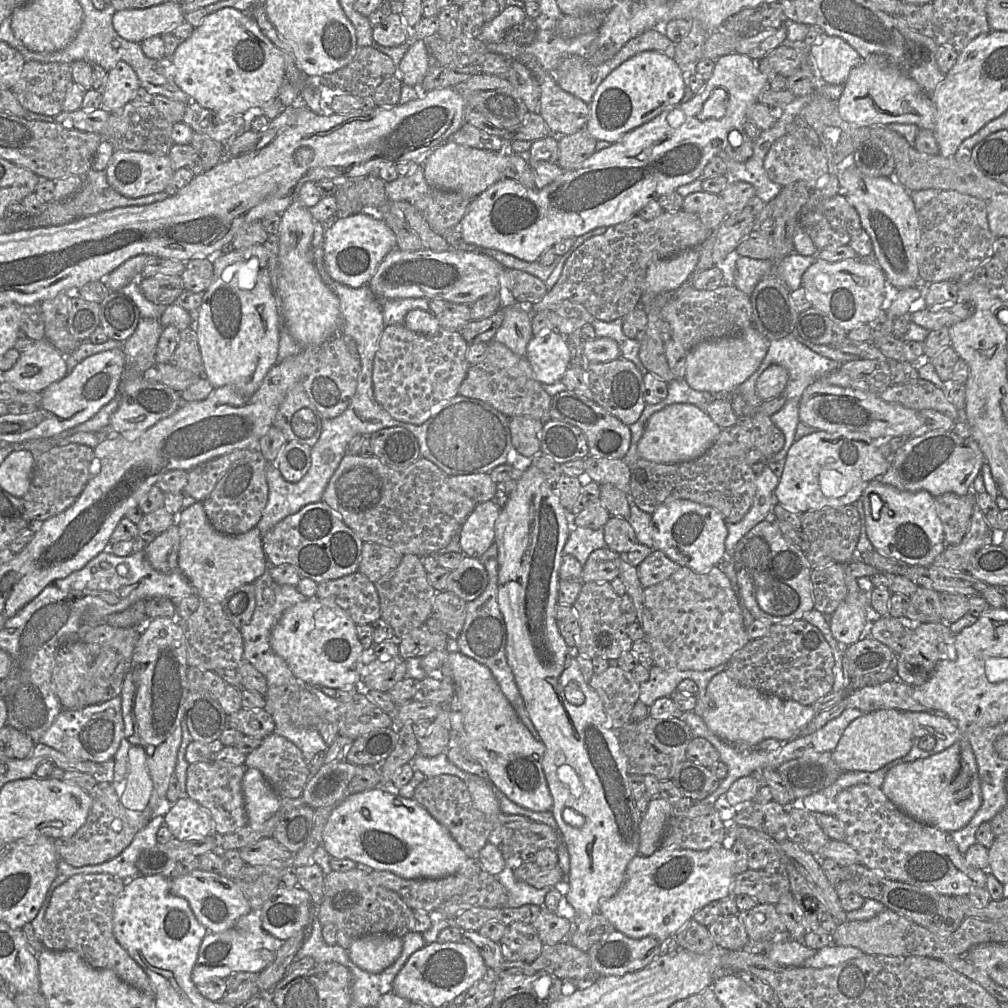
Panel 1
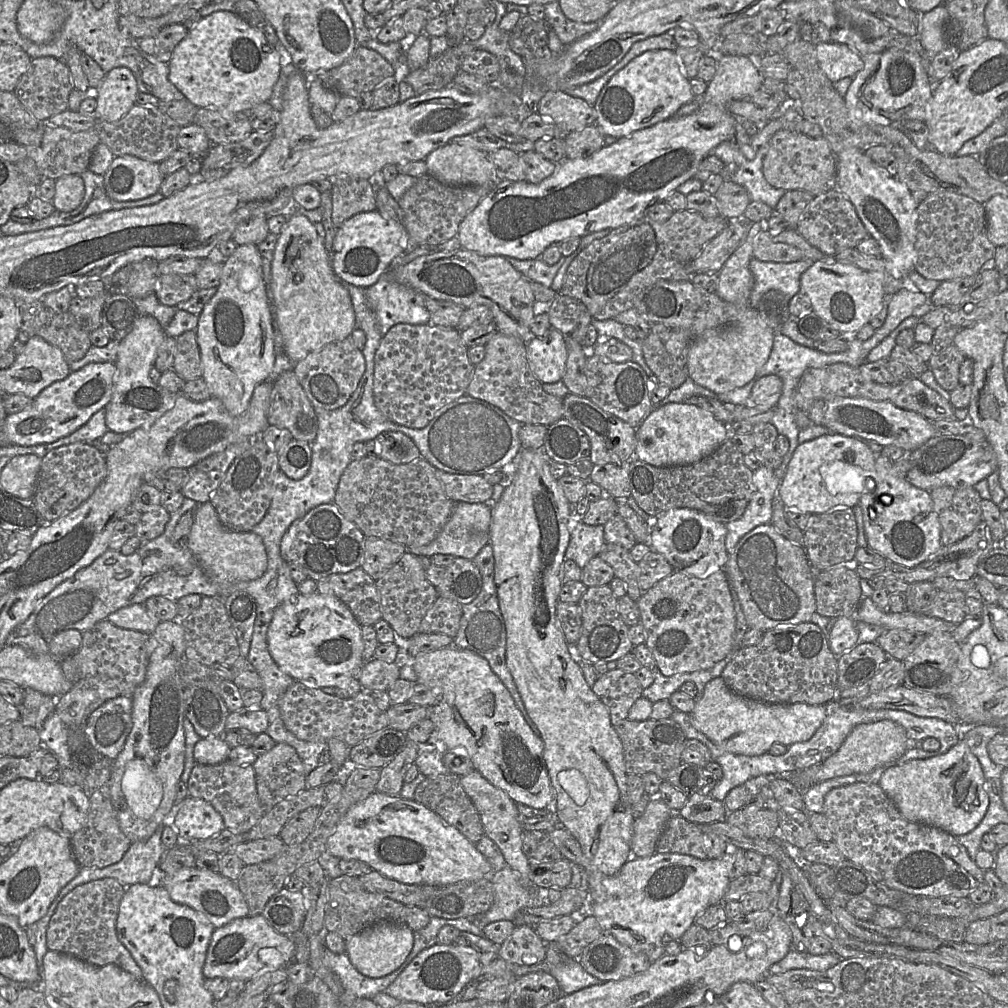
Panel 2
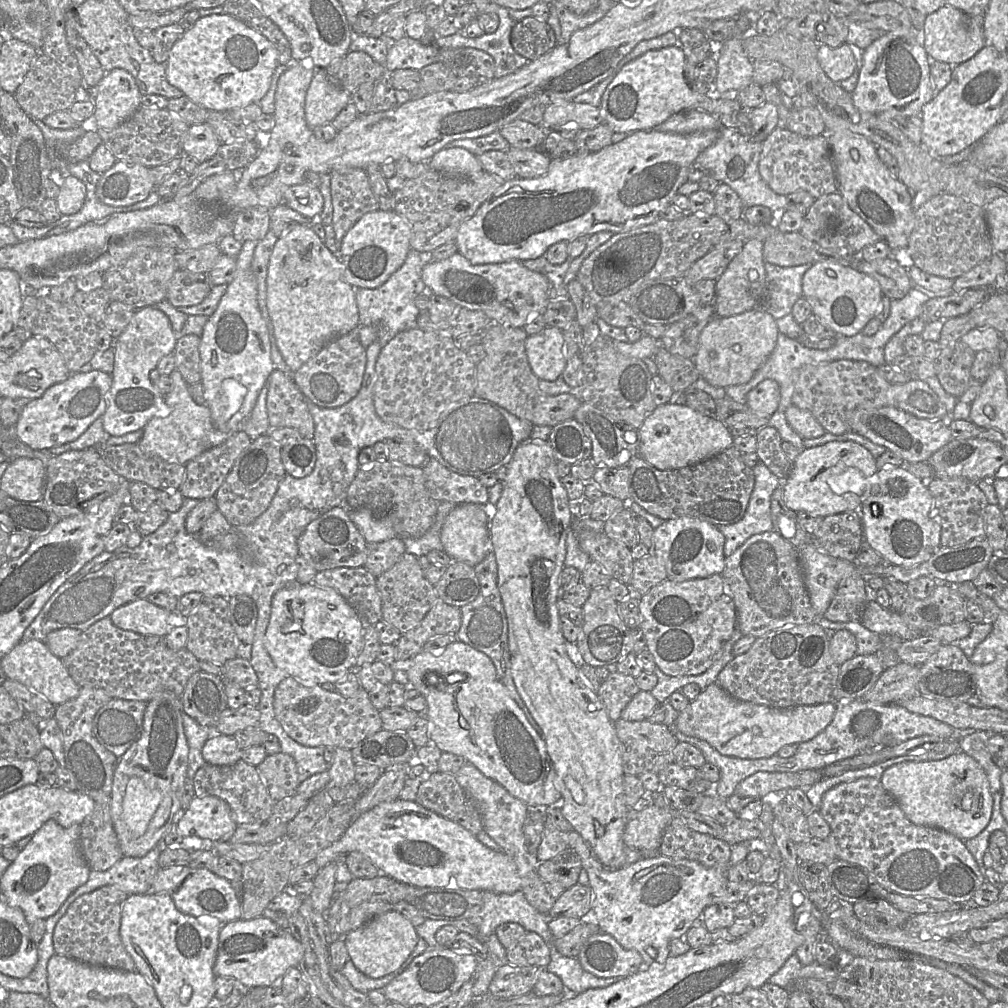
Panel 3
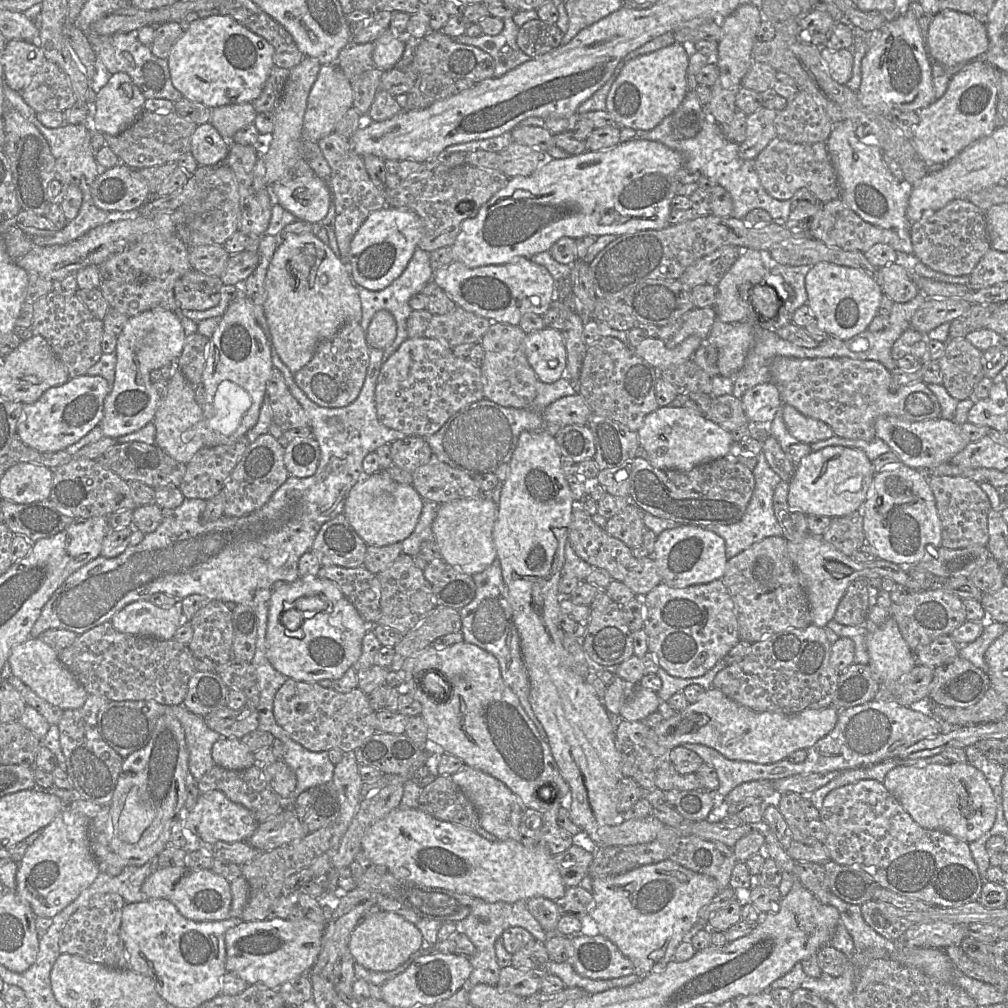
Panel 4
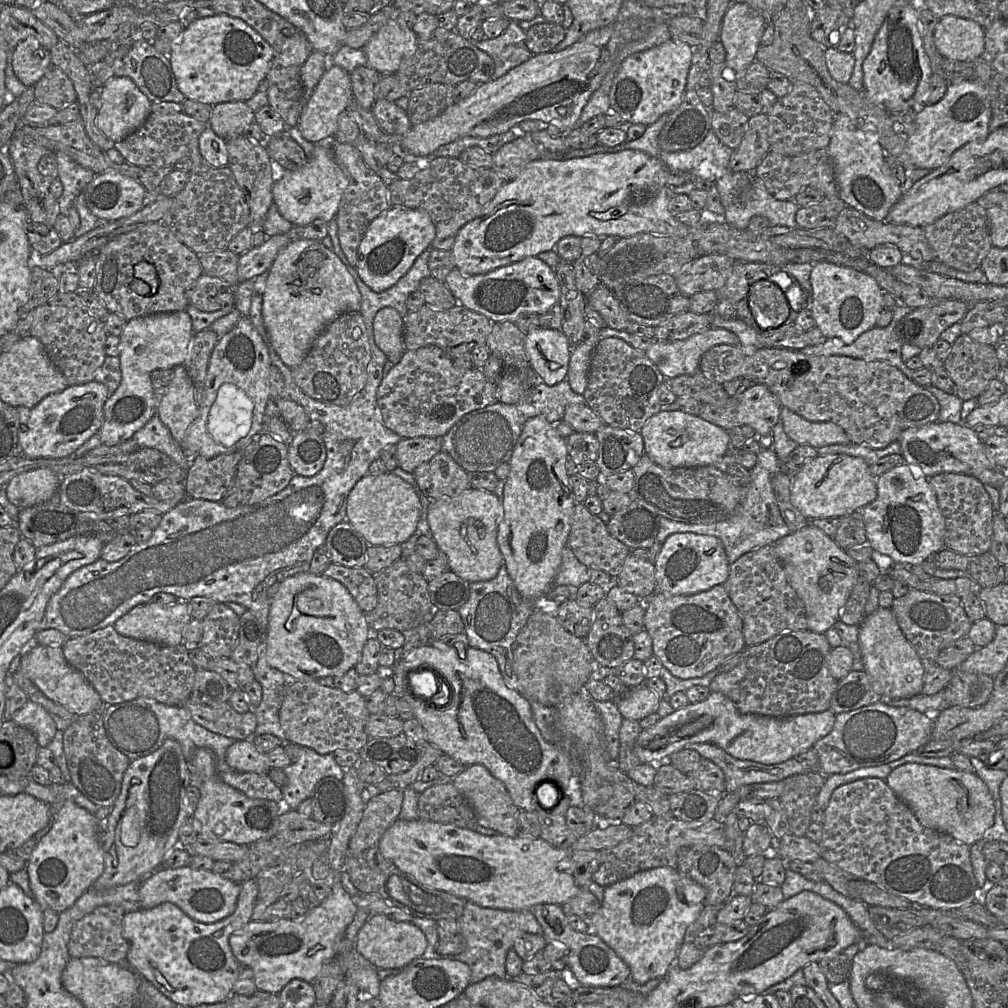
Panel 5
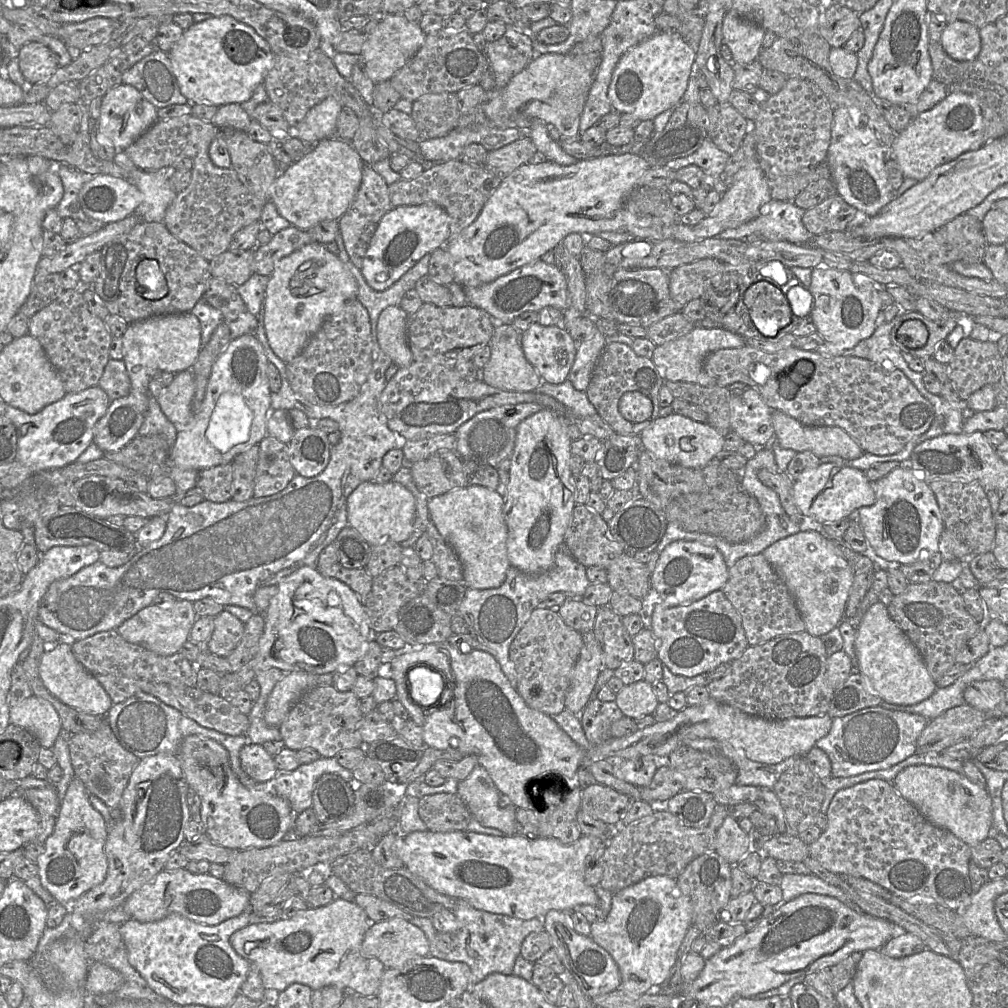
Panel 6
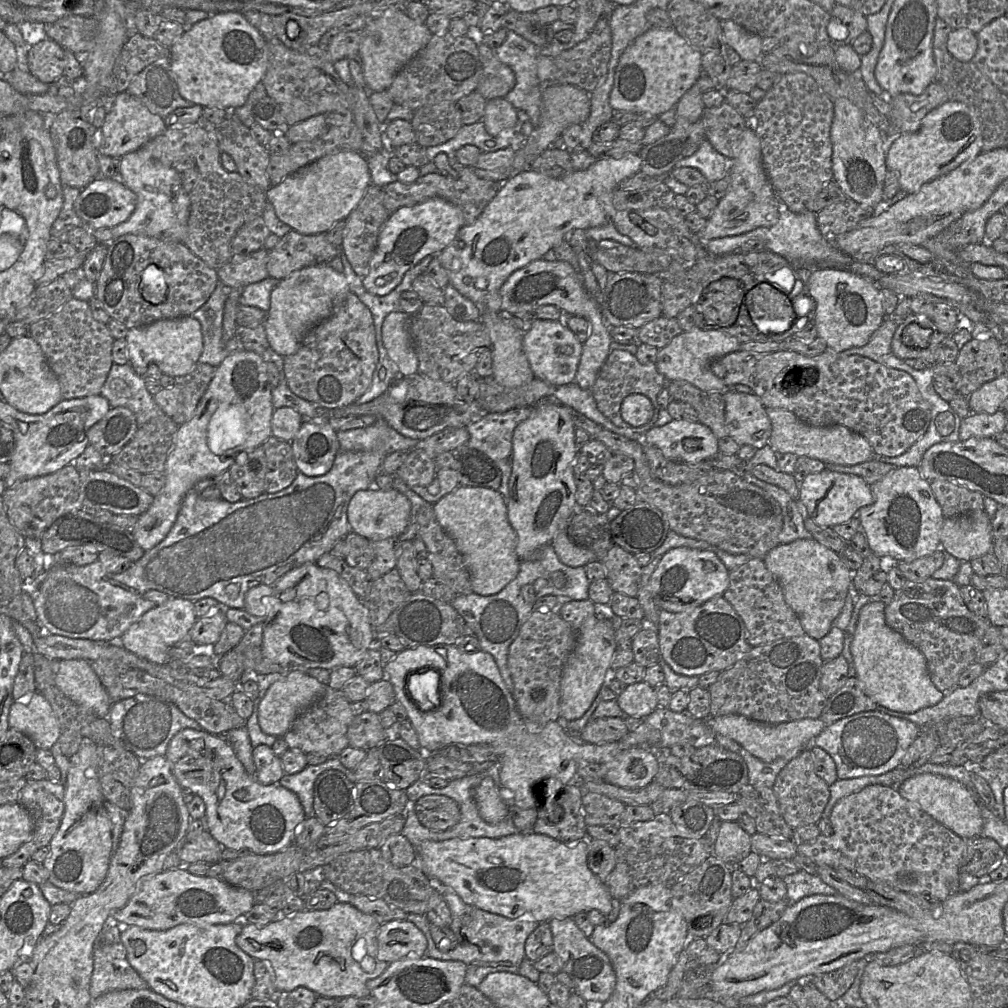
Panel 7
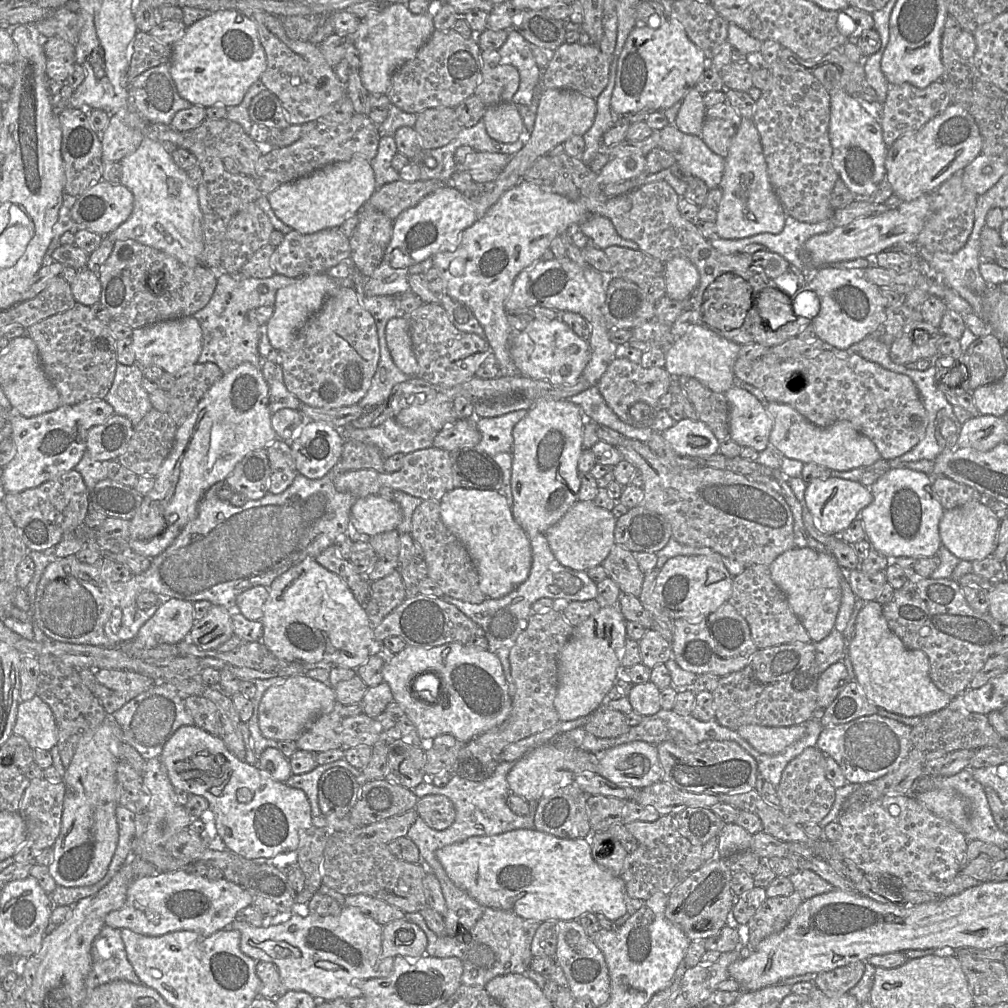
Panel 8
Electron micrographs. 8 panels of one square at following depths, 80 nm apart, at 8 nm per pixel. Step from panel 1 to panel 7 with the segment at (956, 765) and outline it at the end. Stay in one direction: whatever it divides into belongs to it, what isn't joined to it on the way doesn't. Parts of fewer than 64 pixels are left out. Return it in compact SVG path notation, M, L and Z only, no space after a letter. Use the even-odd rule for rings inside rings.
M918 774L904 780L898 787L902 797L916 804L937 822L952 830L965 840L981 835L983 817L978 794L957 780L931 774Z

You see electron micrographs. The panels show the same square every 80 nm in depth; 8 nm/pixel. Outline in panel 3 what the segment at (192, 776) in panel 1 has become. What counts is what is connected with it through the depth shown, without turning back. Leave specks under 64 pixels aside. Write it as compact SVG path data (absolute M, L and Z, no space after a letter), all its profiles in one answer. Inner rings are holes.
M241 759L233 765L206 764L197 770L192 782L196 797L213 795L226 801L238 825L266 821L271 816L276 803L269 795L257 768Z

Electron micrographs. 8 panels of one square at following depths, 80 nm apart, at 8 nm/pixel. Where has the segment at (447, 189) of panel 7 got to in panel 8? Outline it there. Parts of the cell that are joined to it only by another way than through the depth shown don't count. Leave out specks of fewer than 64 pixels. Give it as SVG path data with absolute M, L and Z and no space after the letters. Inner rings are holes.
M439 180L398 181L378 188L368 204L394 221L403 211L416 206L424 197L446 186Z

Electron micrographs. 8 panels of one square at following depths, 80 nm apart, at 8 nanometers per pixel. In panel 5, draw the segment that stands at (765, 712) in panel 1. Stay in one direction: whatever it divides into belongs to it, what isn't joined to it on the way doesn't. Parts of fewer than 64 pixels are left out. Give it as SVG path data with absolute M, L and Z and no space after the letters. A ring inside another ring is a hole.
M710 692L709 696L698 703L688 703L672 714L660 719L655 725L642 729L634 746L634 752L641 763L657 765L687 744L714 744L731 756L741 760L752 760L763 764L777 764L795 758L802 752L813 748L814 744L828 735L835 724L836 714L830 710L787 717L772 717L757 714L743 714L735 704L721 692Z

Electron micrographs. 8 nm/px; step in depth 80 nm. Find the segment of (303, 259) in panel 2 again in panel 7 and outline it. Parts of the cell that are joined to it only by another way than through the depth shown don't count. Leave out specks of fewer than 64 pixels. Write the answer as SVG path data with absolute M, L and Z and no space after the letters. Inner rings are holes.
M328 263L304 267L279 281L270 295L270 308L263 322L270 347L280 356L294 354L306 334L326 320L350 292L345 275Z

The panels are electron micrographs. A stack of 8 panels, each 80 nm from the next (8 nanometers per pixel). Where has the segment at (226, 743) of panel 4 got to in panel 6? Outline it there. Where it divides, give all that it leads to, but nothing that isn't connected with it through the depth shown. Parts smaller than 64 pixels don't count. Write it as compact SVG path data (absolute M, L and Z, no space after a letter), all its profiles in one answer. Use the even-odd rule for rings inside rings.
M246 744L239 757L244 772L257 782L271 781L278 774L273 756L261 744Z

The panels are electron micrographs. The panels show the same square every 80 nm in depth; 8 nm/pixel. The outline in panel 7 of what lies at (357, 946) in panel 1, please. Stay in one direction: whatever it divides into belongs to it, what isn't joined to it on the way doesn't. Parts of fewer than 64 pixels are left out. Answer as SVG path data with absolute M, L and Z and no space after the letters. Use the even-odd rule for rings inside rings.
M391 920L379 926L377 933L379 960L392 963L403 958L426 956L427 940L412 922Z

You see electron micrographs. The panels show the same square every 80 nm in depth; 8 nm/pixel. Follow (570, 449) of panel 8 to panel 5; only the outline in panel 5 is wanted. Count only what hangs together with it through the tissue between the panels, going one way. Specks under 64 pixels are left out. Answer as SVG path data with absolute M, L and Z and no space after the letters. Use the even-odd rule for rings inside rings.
M538 415L525 422L509 461L510 470L499 503L497 544L509 576L526 599L547 596L555 587L553 581L561 565L562 550L567 545L576 504L566 471L567 458L565 438L558 434L555 425L549 423L545 416Z

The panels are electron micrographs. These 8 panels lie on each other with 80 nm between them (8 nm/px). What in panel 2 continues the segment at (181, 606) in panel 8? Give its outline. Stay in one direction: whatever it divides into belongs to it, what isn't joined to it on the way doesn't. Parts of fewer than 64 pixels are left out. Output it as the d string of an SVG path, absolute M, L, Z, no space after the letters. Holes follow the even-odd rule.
M133 604L111 613L107 620L113 625L129 630L152 634L160 620L152 616L144 604Z

